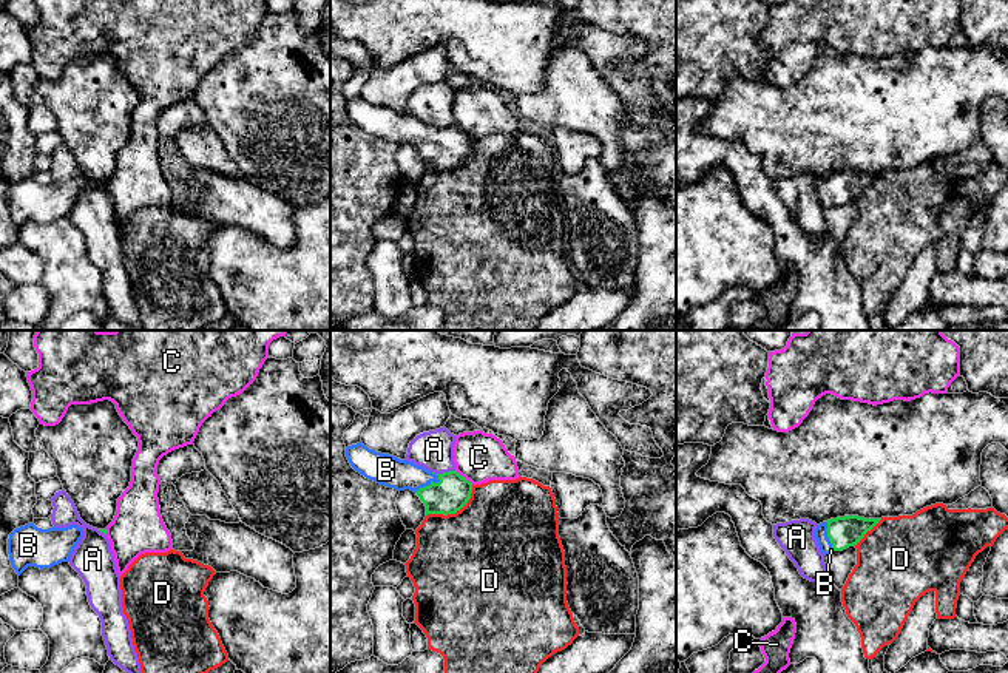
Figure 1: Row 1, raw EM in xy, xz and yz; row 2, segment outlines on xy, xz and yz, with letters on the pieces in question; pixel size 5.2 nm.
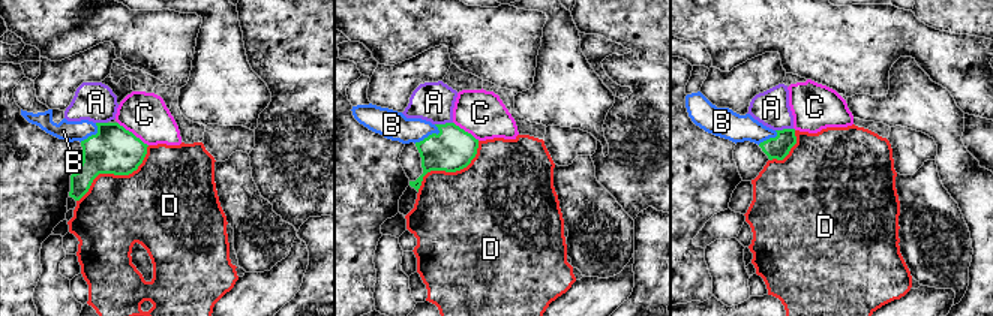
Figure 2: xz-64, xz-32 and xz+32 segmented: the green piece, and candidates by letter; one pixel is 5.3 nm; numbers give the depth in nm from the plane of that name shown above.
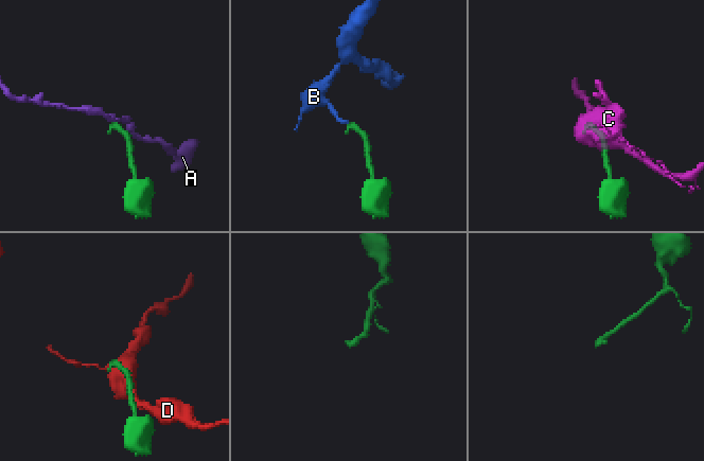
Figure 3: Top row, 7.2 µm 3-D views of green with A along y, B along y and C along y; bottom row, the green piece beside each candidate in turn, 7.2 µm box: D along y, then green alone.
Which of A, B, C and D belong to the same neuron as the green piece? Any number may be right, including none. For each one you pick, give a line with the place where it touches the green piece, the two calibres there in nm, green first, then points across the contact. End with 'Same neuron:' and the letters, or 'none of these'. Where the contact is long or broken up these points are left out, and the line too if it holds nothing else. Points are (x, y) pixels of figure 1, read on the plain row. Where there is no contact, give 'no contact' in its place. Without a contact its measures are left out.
B: contact xz (431, 138); calibres 180 and 160 nm; way xz (453, 145), (439, 145), (431, 138), (386, 124)
Same neuron: B

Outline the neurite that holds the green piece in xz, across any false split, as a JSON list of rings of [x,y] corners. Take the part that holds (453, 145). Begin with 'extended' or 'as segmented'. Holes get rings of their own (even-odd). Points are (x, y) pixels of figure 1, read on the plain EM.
extended | [[[363,96],[347,100],[350,120],[369,134],[397,145],[411,144],[428,168],[455,168],[471,153],[472,137],[457,125],[432,128],[412,116],[369,103]]]

